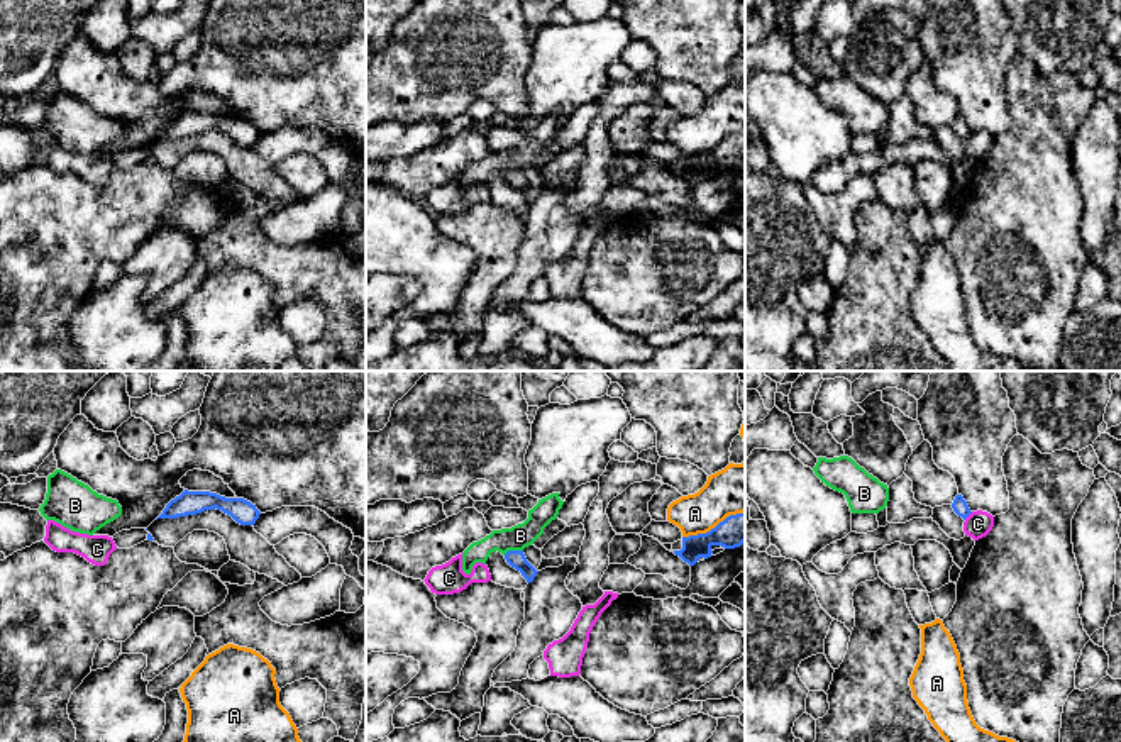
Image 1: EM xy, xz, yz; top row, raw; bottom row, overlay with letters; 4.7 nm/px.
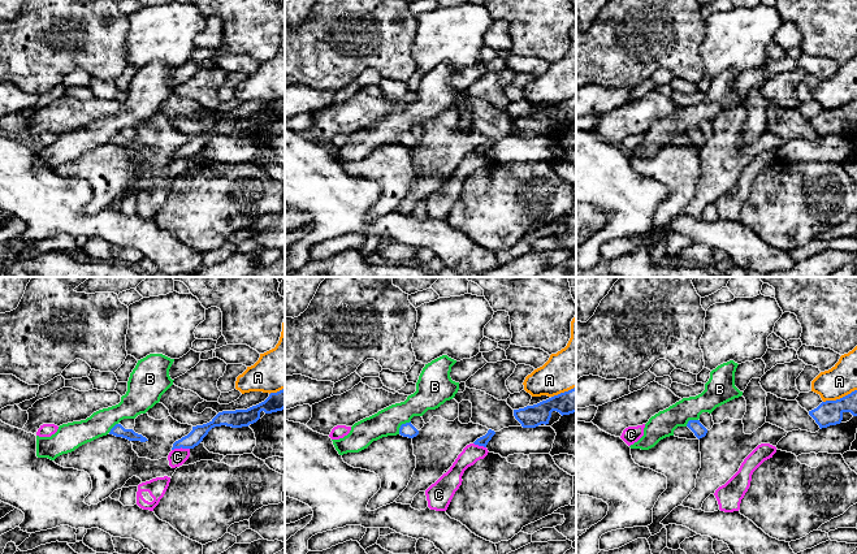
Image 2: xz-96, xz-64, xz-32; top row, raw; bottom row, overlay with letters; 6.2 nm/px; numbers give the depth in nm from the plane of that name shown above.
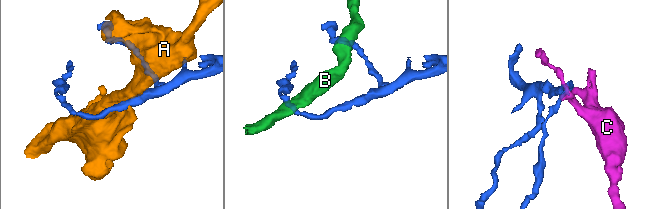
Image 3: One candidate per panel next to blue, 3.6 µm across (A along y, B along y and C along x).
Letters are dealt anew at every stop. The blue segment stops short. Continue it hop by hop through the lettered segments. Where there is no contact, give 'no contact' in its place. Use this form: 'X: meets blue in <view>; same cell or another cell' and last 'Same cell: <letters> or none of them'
A: meets blue in xz; another cell
B: meets blue in xz; another cell
C: meets blue in yz; another cell
Same cell: none of them

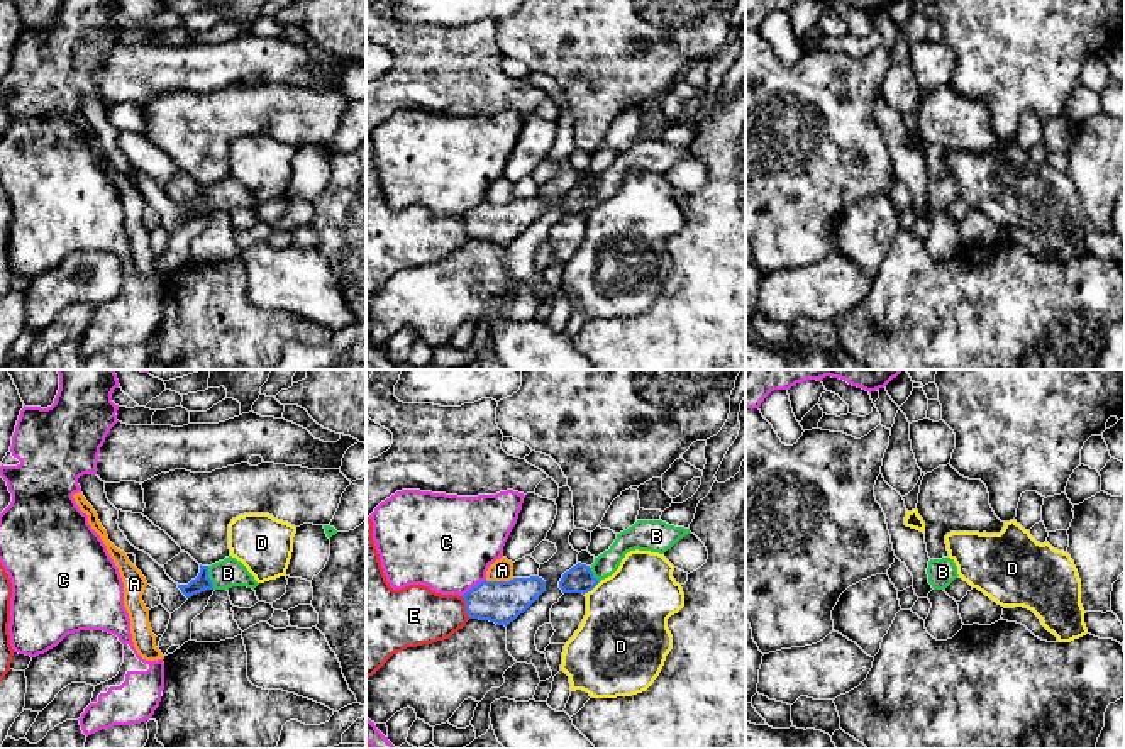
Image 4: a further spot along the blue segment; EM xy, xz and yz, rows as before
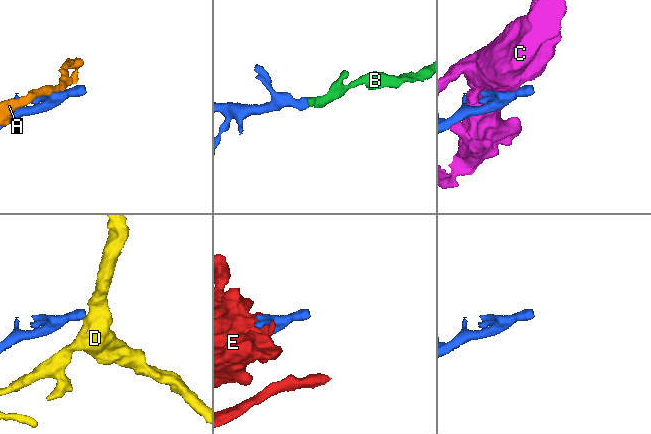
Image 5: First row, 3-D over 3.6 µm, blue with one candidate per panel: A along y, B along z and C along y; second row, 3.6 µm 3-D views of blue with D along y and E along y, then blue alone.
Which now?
A: meets blue in xz; another cell
B: meets blue in xy; same cell
C: meets blue in xz; another cell
D: meets blue in xz; another cell
E: meets blue in xz; another cell
Same cell: B

